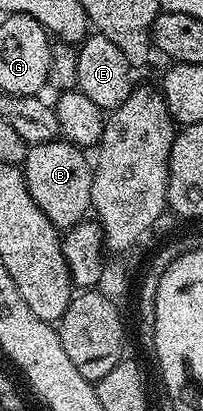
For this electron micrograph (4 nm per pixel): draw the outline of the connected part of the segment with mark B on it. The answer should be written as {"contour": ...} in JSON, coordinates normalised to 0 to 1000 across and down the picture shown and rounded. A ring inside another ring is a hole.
{"contour":[[[281,333],[236,348],[167,348],[133,360],[133,377],[108,399],[118,438],[148,479],[246,528],[286,557],[330,557],[374,543],[419,540],[453,501],[458,399],[409,365],[355,348]]]}

